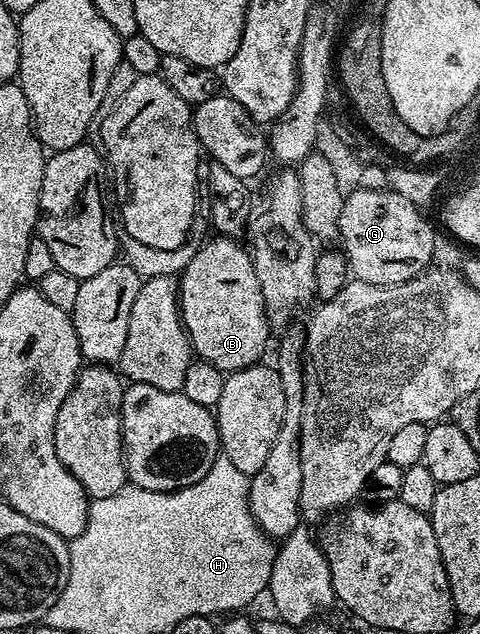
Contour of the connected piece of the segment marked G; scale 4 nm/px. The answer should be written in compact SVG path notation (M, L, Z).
M390 188L350 190L343 199L338 235L350 276L370 285L396 285L426 273L435 253L435 229L423 215L422 208Z

